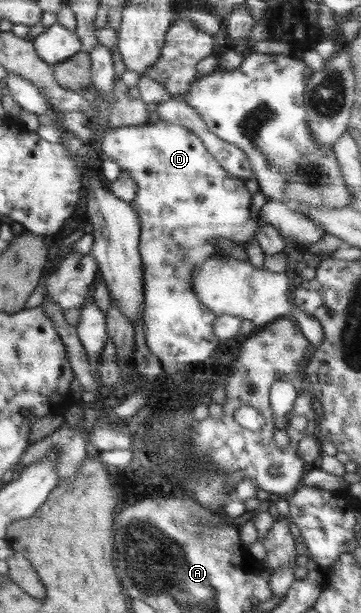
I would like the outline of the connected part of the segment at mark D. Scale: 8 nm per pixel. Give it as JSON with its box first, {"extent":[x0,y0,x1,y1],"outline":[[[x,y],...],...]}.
{"extent":[96,119,326,373],"outline":[[[159,119],[154,123],[108,129],[101,139],[96,145],[100,152],[114,160],[121,170],[134,179],[137,186],[136,196],[130,205],[140,217],[139,252],[144,267],[143,322],[146,344],[150,352],[159,358],[166,373],[202,362],[212,355],[219,342],[214,334],[214,317],[217,315],[196,298],[194,290],[190,290],[190,281],[194,267],[207,258],[224,256],[212,238],[227,238],[246,248],[250,238],[256,238],[258,225],[270,223],[287,243],[298,242],[307,247],[318,242],[326,230],[320,224],[313,224],[310,218],[302,216],[285,200],[267,200],[266,206],[251,216],[251,194],[246,189],[245,181],[226,172],[206,150],[201,138],[180,124]]]}

